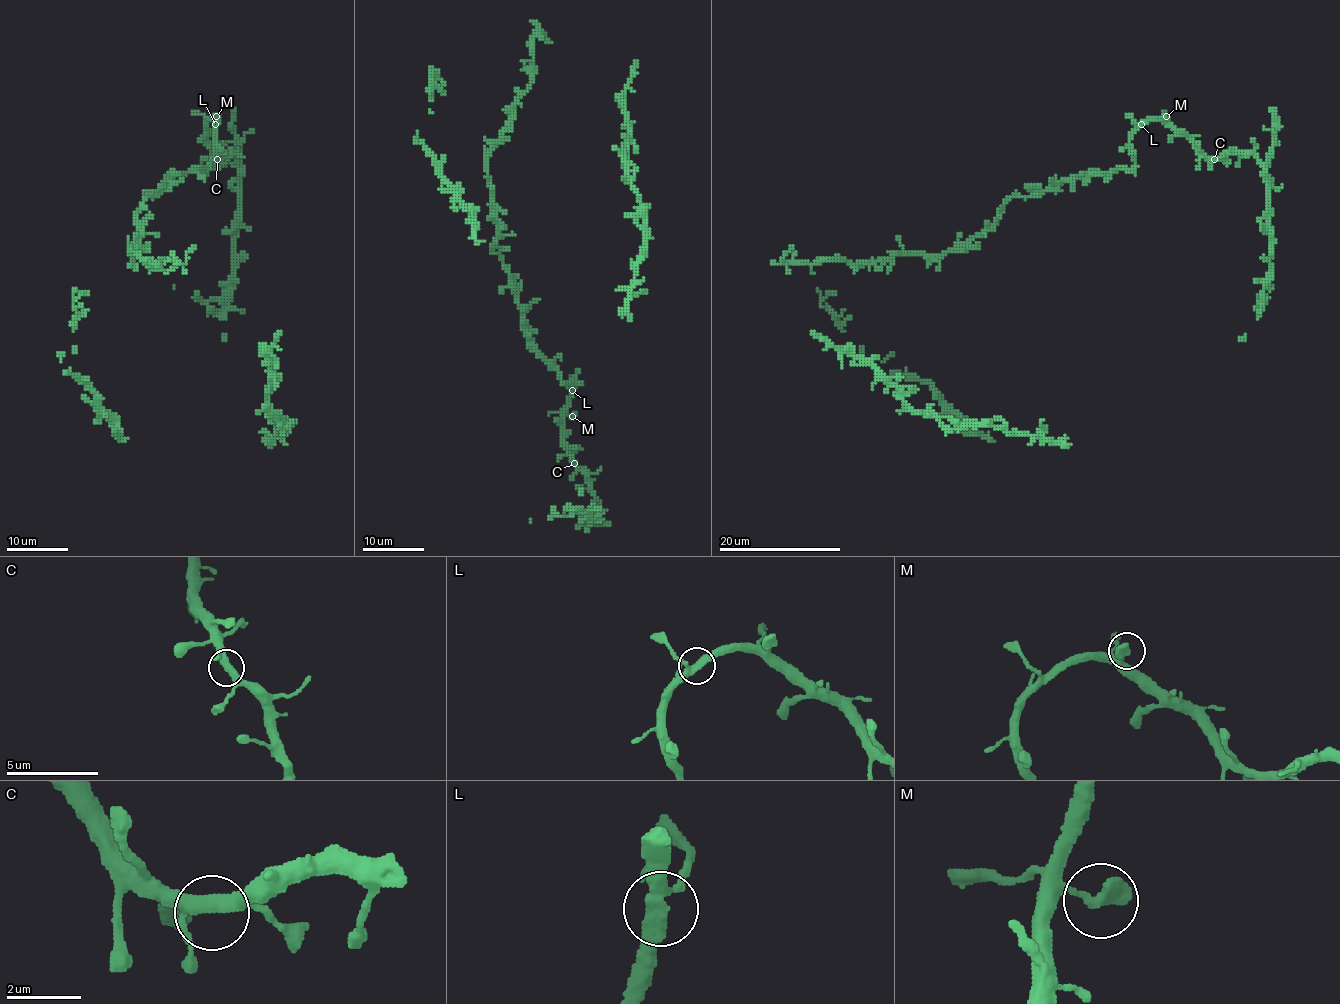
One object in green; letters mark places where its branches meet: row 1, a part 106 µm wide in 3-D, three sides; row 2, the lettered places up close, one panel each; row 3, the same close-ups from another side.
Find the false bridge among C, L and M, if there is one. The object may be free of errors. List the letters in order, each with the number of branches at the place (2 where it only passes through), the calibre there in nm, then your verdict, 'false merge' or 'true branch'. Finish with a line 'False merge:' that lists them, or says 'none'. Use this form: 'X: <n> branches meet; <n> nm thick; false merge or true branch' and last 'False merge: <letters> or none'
C: 3 branches meet; 340 nm thick; true branch
L: 3 branches meet; 340 nm thick; true branch
M: 1 branches meet; 550 nm thick; true branch
False merge: none

